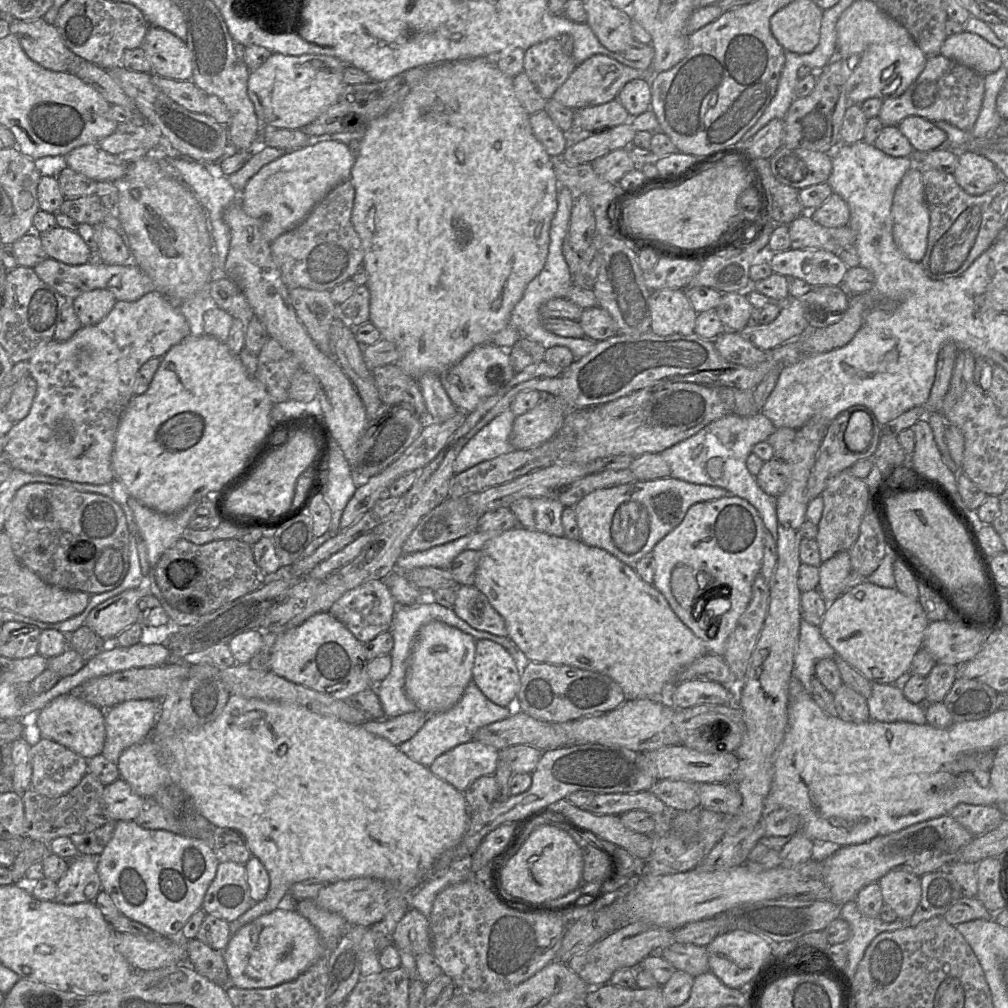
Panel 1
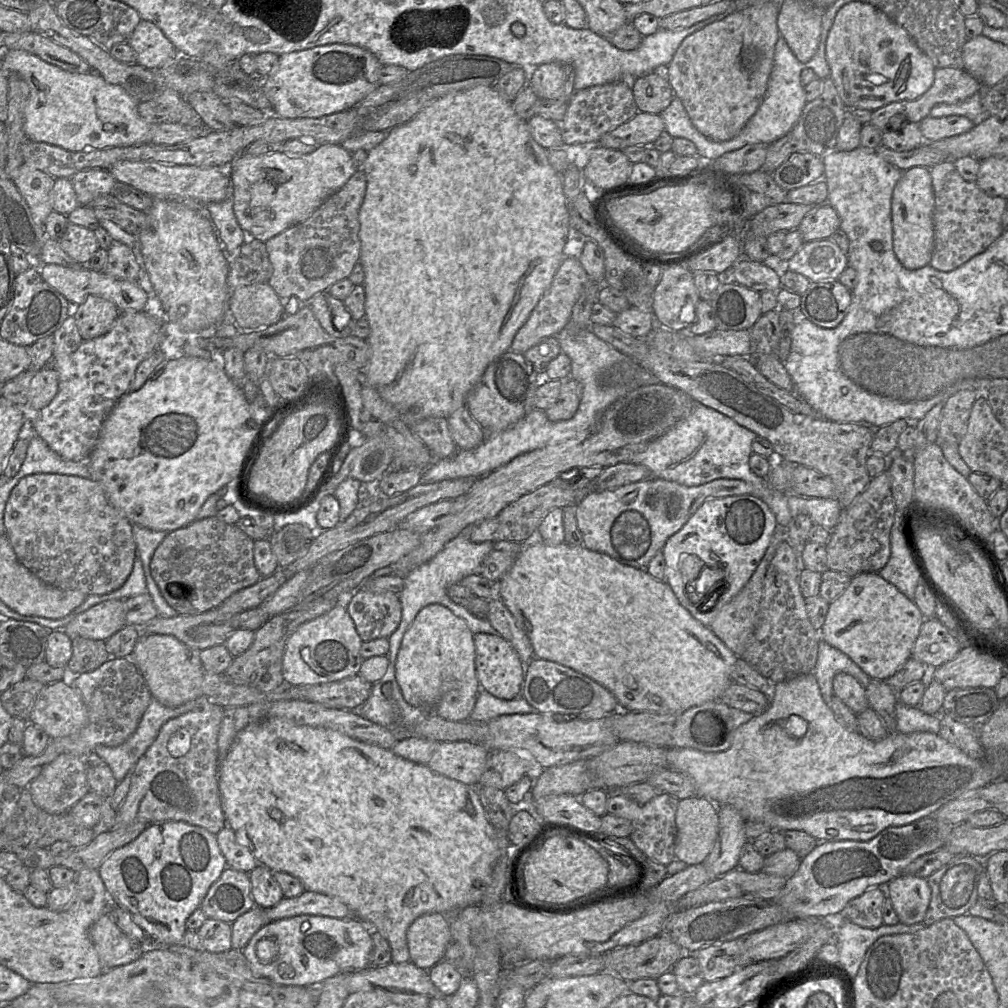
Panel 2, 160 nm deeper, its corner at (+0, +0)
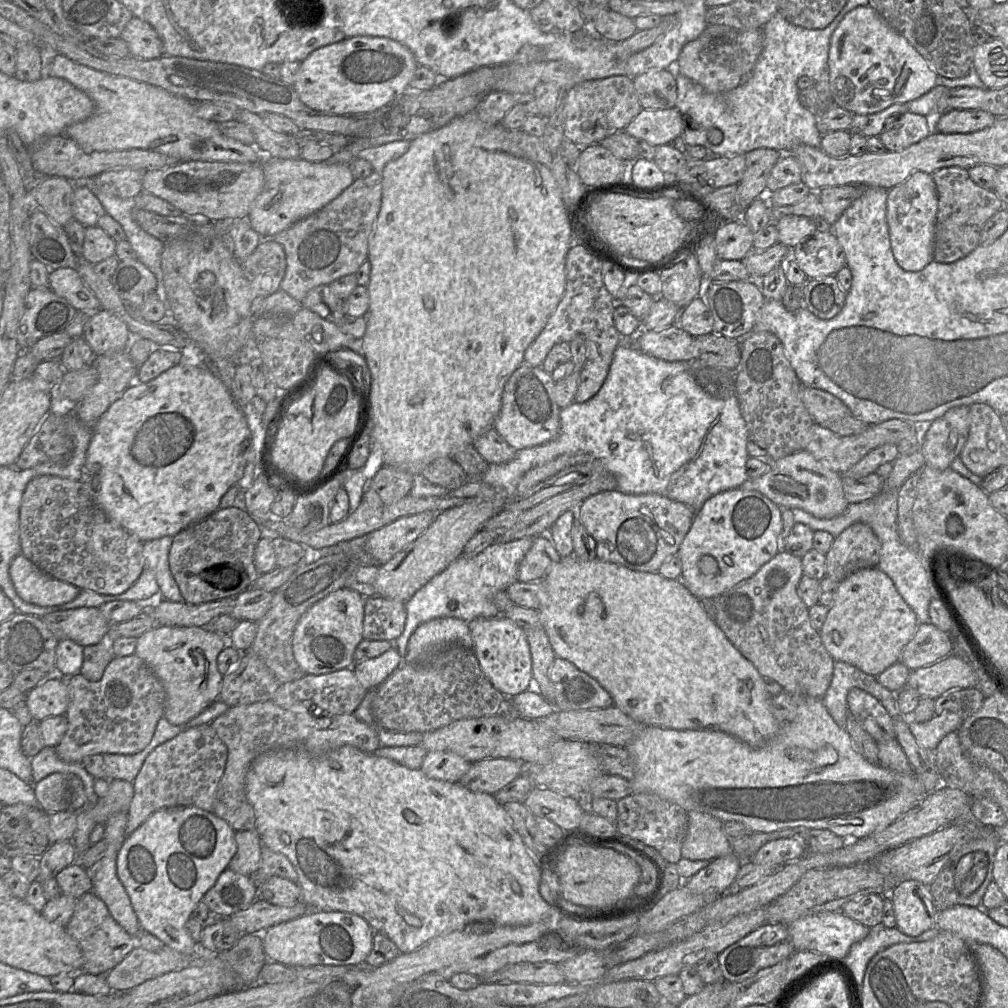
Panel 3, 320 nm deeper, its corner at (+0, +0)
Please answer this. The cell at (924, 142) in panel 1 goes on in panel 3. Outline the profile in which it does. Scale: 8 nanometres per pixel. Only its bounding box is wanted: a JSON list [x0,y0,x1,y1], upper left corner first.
[935,110,996,134]

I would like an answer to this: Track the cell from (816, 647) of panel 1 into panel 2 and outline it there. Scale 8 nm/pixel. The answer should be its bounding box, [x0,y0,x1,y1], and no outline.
[812,640,871,706]

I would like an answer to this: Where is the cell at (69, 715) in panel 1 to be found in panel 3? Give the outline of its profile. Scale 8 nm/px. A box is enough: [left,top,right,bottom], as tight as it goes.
[26,675,68,722]

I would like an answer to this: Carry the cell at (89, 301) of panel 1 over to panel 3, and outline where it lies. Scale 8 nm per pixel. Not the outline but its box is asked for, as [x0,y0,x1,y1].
[83,308,130,355]

